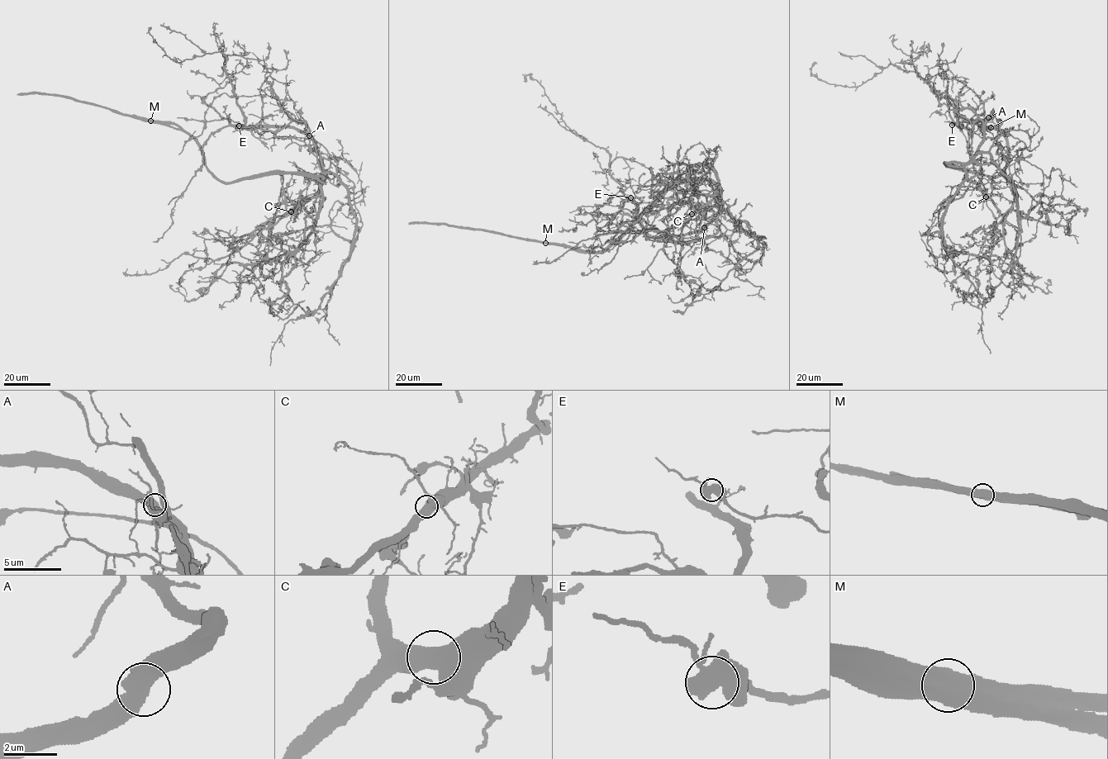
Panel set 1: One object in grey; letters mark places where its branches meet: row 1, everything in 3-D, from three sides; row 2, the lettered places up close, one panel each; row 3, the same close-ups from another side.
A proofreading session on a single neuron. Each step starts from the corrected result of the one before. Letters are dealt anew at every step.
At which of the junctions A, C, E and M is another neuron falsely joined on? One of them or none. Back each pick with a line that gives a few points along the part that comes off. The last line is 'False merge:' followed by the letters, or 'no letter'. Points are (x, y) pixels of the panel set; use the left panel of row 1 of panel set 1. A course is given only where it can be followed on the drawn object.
M: Course of the part to remove: (150, 120), (181, 126), (225, 182), (322, 181), (306, 135), (243, 125), (222, 53), (175, 62), (150, 27)
False merge: M

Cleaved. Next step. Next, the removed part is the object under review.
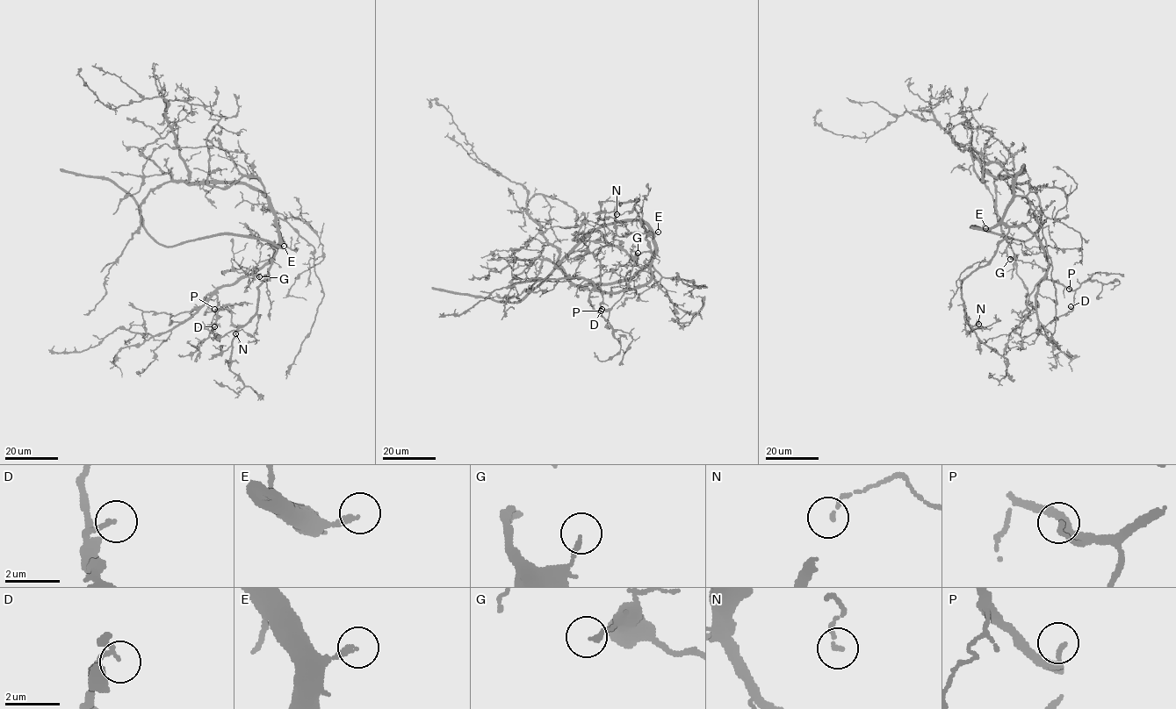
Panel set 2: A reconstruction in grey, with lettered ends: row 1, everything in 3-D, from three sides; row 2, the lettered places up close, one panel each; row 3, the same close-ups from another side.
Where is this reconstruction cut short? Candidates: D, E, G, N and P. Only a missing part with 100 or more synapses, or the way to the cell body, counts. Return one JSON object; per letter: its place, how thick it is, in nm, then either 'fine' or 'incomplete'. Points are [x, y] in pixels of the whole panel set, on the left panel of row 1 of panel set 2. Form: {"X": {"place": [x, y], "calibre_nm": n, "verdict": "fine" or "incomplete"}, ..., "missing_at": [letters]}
{"D": {"place": [214, 326], "calibre_nm": 150, "verdict": "fine"}, "E": {"place": [284, 246], "calibre_nm": 200, "verdict": "incomplete"}, "G": {"place": [259, 276], "calibre_nm": 150, "verdict": "fine"}, "N": {"place": [235, 333], "calibre_nm": 120, "verdict": "fine"}, "P": {"place": [214, 309], "calibre_nm": 140, "verdict": "fine"}, "missing_at": ["E"]}

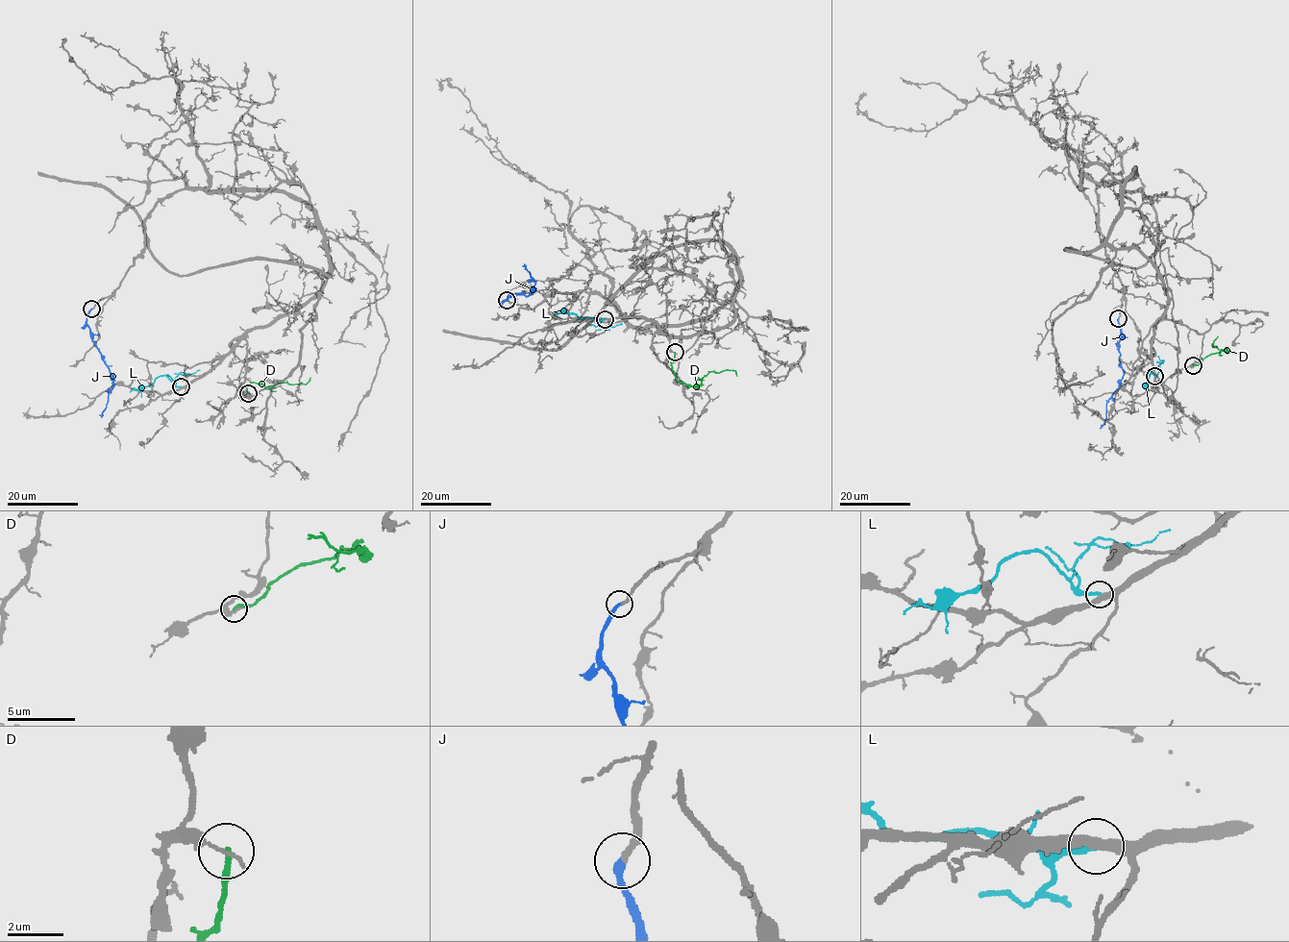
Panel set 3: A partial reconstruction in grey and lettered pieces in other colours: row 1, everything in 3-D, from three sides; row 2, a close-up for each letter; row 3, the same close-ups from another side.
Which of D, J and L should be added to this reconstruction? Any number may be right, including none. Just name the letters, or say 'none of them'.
J

